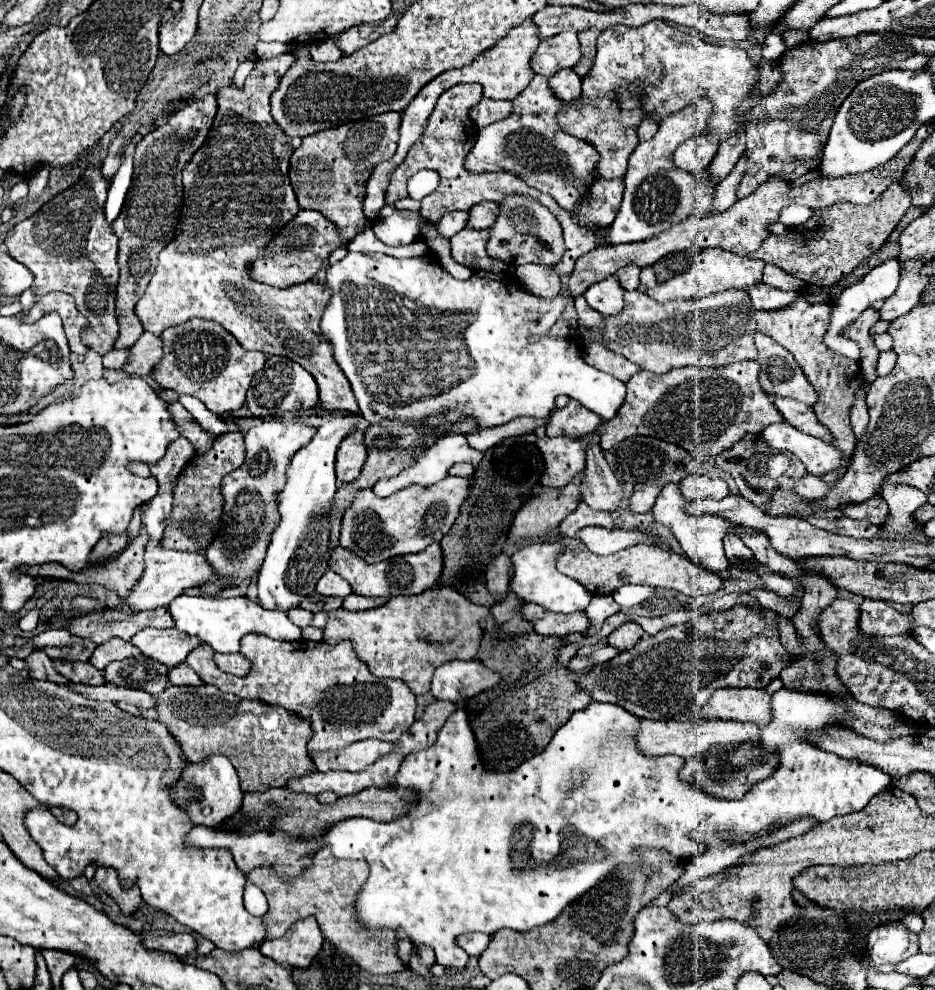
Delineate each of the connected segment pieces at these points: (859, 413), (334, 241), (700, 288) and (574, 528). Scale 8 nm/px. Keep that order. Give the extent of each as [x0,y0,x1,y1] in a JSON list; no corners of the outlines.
[[850,384,868,440],[248,210,344,288],[646,248,766,302],[558,504,616,536]]

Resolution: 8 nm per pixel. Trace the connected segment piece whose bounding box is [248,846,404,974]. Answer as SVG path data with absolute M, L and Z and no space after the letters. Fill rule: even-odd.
M330 846L314 852L312 858L312 864L294 880L282 880L270 864L254 868L248 874L248 880L256 884L268 898L268 912L262 916L266 926L266 940L280 938L296 920L314 916L324 940L334 944L334 948L344 952L348 958L352 958L352 962L356 962L362 970L368 970L370 974L390 974L404 970L404 964L396 954L396 940L394 936L390 936L390 932L386 932L382 940L374 940L372 936L366 936L366 932L362 932L358 924L354 924L354 892L358 892L358 888L366 882L368 864L364 860L336 858Z

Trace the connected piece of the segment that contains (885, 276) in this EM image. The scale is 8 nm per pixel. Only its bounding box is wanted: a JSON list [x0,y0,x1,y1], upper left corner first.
[826,258,900,362]

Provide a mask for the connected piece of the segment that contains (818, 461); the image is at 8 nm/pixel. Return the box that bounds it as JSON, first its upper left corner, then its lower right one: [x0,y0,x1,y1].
[762,422,848,476]

